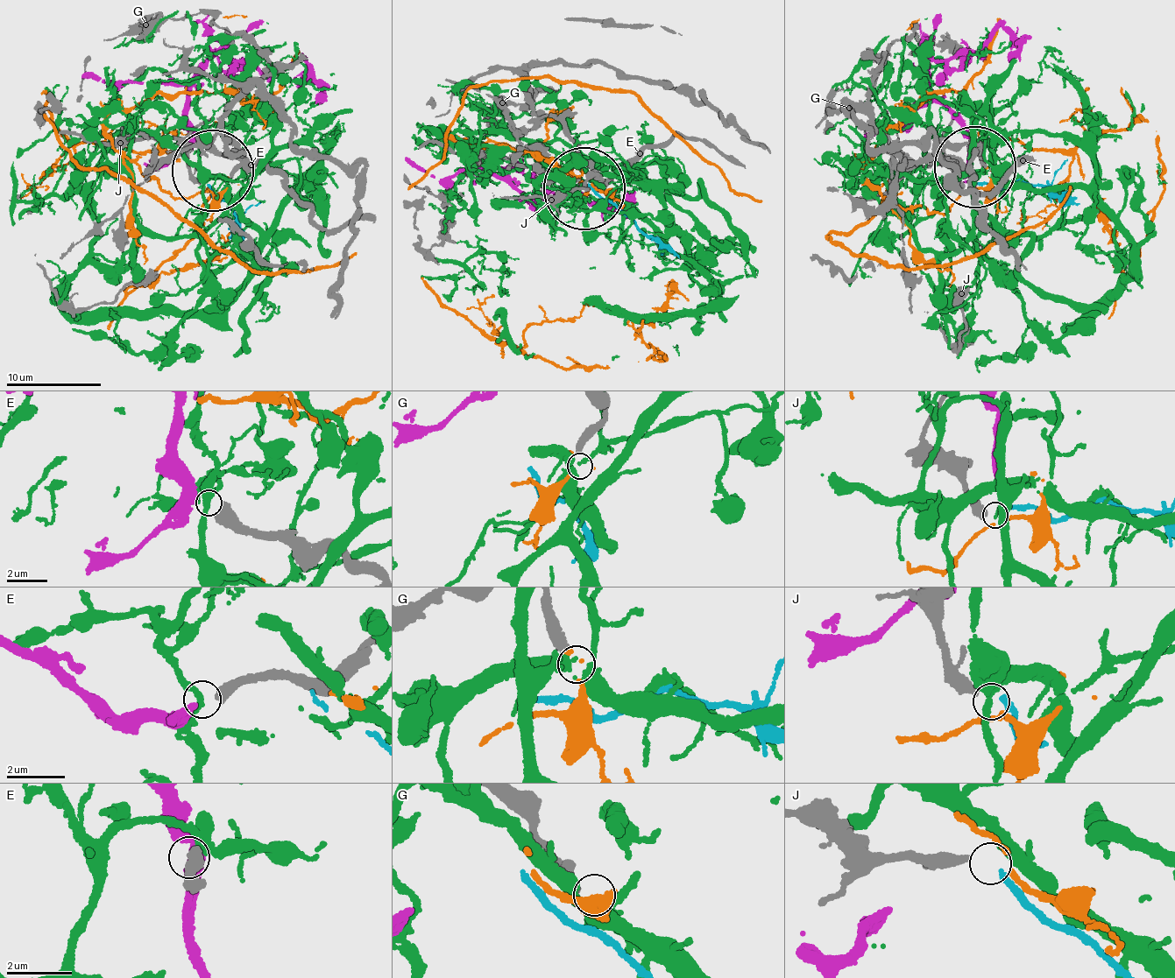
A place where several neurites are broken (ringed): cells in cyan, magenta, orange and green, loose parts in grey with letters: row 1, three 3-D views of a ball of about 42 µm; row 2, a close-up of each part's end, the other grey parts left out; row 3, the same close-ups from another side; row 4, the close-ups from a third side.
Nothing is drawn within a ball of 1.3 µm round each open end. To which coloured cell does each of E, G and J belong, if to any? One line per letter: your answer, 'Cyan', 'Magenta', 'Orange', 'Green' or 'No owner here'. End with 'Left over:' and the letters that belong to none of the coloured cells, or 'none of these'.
E: Magenta
G: No owner here
J: Cyan
Left over: G

